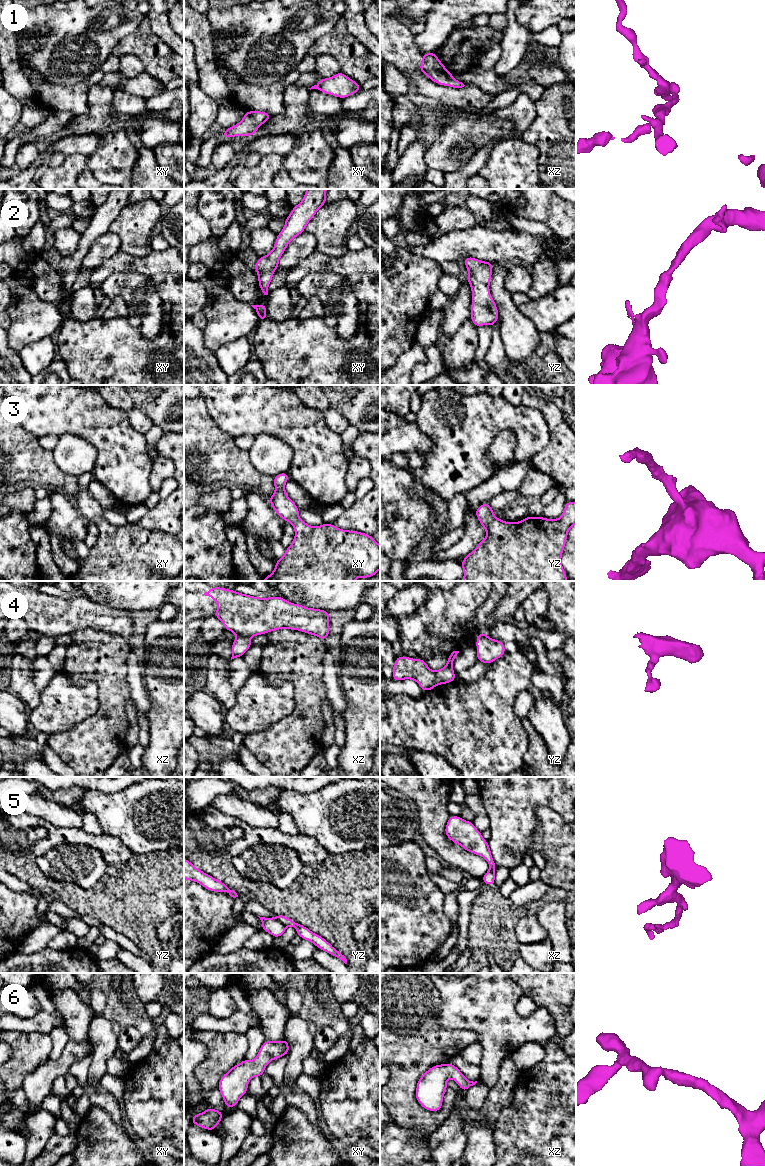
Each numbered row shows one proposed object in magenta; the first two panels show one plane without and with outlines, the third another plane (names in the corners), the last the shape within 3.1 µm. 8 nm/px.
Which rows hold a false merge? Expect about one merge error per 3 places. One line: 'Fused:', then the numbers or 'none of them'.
Fused: 4, 5

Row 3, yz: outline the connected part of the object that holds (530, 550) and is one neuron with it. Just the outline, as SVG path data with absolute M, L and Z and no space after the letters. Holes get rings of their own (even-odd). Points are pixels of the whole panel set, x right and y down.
M567 501L564 512L558 519L528 516L520 522L504 522L494 516L489 503L481 504L475 513L488 535L460 563L464 570L462 581L568 581L561 557L568 532L576 524L576 502Z

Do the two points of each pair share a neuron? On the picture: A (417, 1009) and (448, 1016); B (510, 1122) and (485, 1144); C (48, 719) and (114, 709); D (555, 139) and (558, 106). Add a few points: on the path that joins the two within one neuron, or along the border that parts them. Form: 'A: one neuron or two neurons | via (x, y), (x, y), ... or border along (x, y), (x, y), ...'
A: two neurons | border along (439, 997), (437, 1023), (457, 1029)
B: two neurons | border along (494, 1126), (493, 1143), (496, 1155)
C: two neurons | border along (98, 689), (98, 708), (92, 714), (74, 724)
D: one neuron | via (555, 131), (555, 114)

